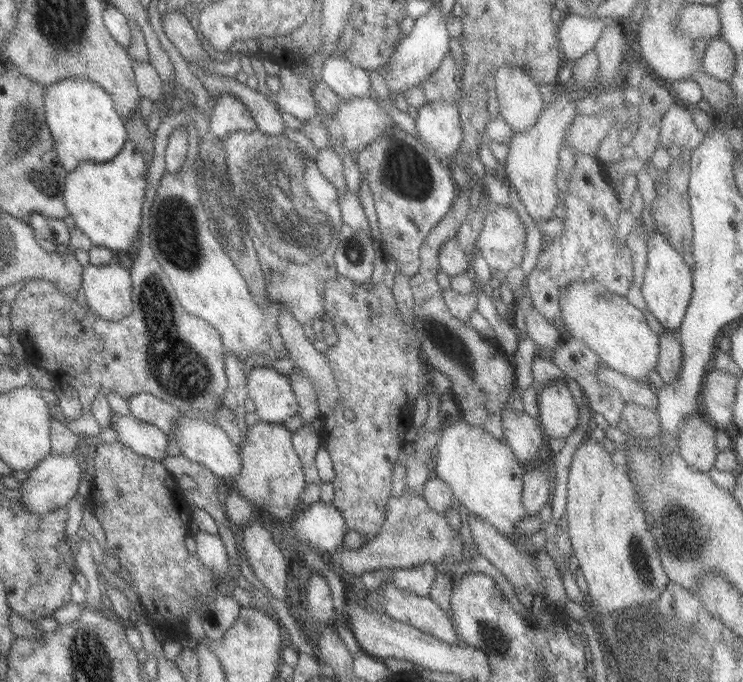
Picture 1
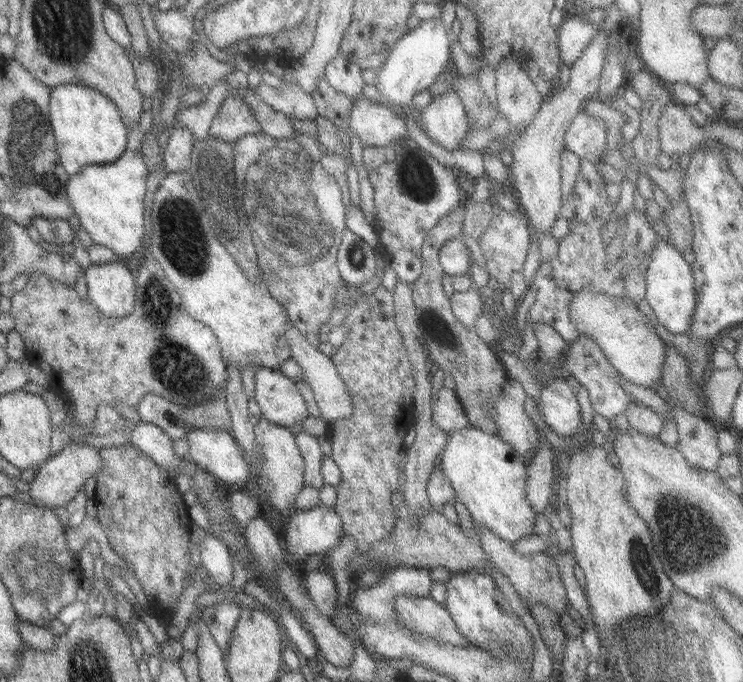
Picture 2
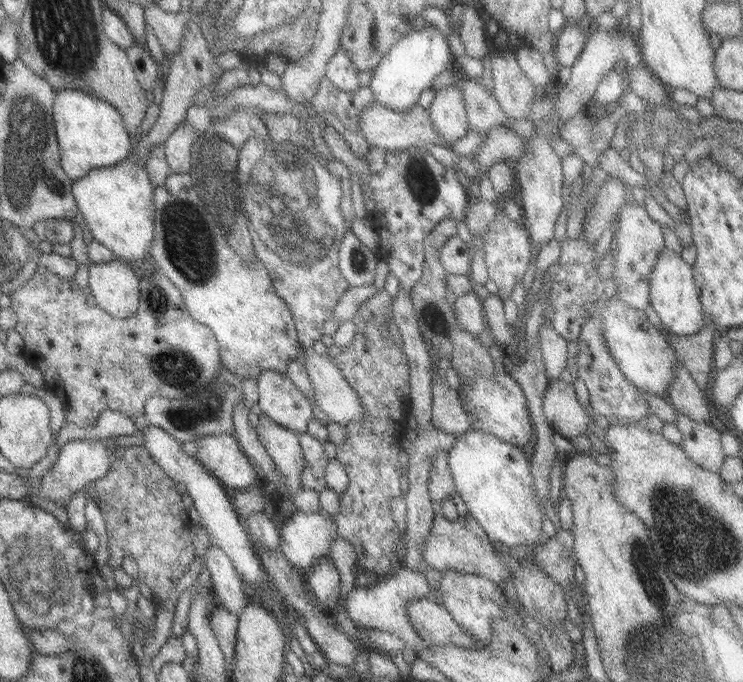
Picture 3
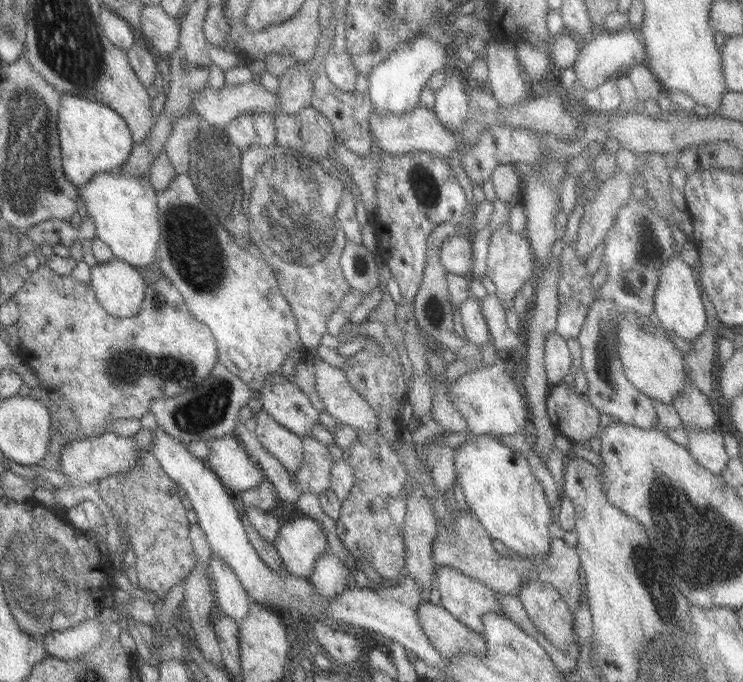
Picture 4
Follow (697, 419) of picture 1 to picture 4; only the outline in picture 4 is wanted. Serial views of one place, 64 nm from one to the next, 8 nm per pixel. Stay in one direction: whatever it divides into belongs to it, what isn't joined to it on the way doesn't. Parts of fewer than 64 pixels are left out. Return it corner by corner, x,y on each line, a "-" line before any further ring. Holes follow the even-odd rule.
685,428
689,438
689,454
695,462
713,476
721,476
727,466
727,454
723,452
723,434
713,430
689,430

